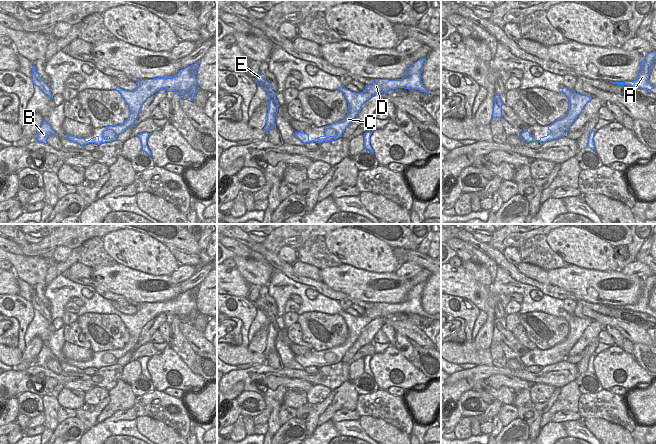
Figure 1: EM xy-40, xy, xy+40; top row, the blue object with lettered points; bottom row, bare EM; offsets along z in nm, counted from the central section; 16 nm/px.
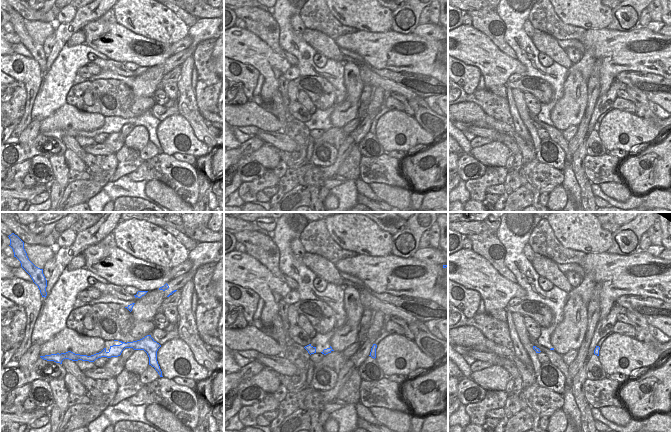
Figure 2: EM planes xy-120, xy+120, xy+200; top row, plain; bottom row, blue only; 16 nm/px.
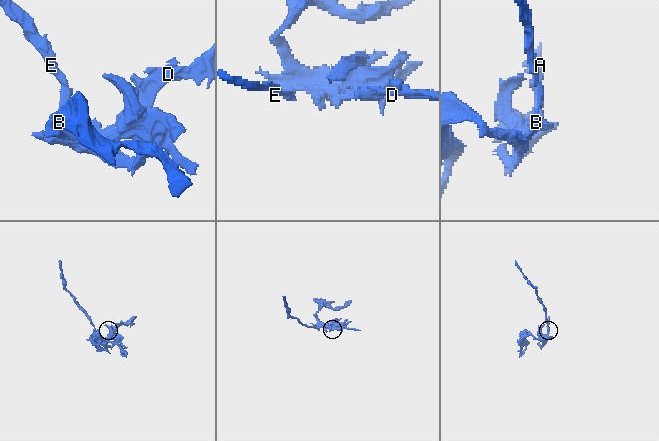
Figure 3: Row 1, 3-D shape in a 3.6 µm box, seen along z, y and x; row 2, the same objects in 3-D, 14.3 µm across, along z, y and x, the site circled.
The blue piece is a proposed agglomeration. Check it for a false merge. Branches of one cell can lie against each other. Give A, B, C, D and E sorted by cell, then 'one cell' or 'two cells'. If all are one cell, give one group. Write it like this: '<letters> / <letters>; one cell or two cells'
A B C D / E; two cells

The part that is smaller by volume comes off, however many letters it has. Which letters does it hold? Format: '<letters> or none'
E

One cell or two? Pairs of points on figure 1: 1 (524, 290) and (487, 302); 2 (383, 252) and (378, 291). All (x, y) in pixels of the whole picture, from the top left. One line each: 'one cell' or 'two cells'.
1: two cells
2: two cells

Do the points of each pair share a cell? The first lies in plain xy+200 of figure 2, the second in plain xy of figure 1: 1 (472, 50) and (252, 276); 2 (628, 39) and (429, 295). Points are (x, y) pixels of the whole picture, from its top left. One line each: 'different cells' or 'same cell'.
1: different cells
2: different cells

